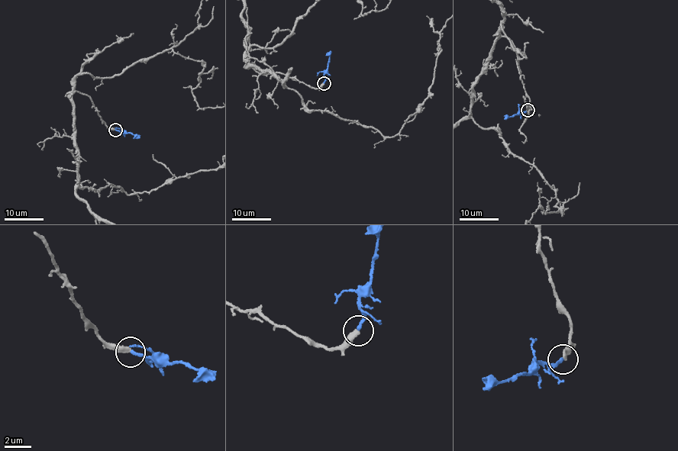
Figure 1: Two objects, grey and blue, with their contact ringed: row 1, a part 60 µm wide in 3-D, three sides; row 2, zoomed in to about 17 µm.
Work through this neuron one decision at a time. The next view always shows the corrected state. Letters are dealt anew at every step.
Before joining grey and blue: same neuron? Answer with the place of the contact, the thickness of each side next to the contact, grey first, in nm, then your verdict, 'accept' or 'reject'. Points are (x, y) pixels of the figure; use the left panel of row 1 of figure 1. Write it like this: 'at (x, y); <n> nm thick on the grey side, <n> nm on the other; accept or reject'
at (115, 130); 360 nm thick on the grey side, 200 nm on the other; accept

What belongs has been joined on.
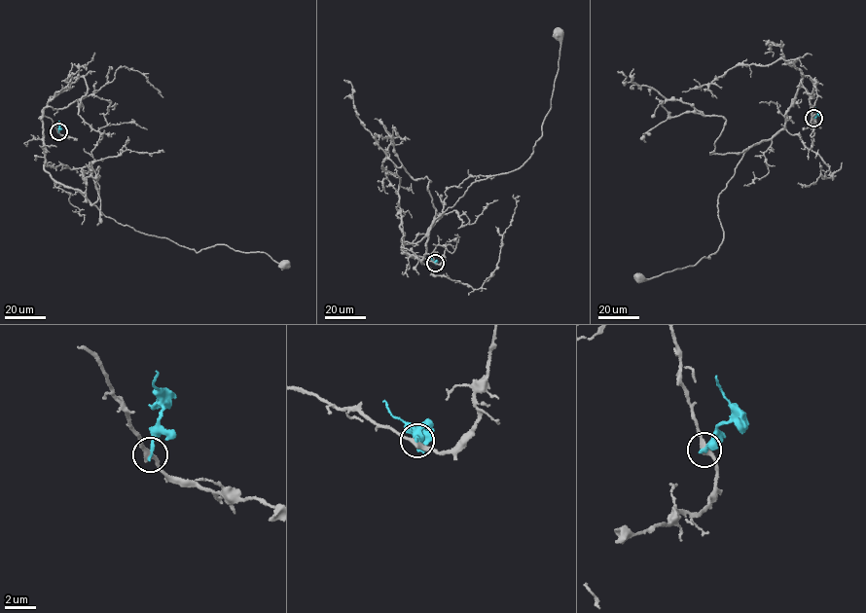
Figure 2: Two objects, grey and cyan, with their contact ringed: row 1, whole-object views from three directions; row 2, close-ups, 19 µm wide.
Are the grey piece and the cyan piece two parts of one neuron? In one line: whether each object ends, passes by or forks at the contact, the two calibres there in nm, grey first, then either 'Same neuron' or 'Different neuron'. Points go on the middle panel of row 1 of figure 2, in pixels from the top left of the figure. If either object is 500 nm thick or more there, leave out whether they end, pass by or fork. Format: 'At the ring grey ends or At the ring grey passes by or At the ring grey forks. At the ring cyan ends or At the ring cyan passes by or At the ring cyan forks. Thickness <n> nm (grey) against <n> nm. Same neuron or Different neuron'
At the ring grey passes by. At the ring cyan ends. Thickness 320 nm (grey) against 240 nm. Different neuron

